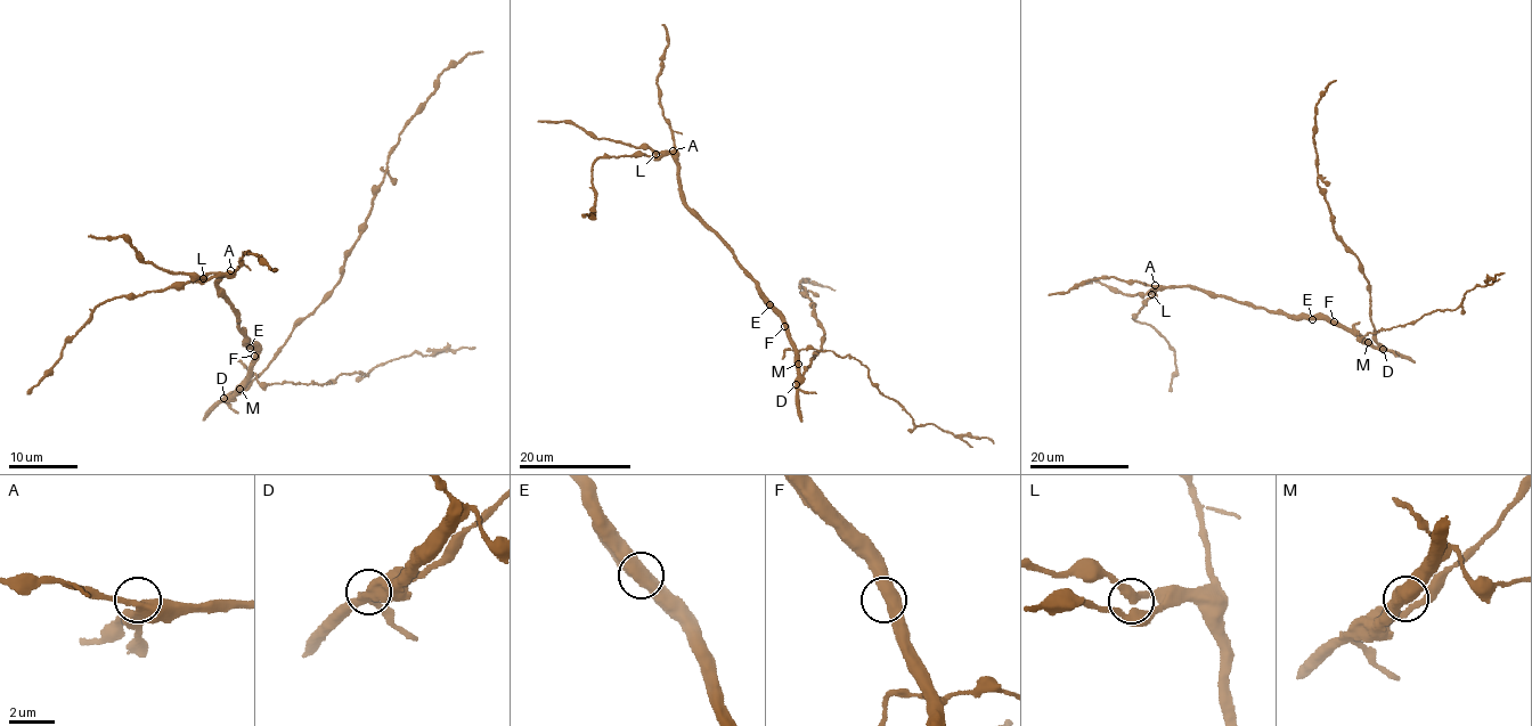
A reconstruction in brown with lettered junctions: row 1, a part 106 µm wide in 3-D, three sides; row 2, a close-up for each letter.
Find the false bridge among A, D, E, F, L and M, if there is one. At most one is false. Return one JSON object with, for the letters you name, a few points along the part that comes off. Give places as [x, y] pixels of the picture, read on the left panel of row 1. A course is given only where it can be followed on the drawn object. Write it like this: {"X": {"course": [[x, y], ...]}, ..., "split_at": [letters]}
{"split_at": []}

